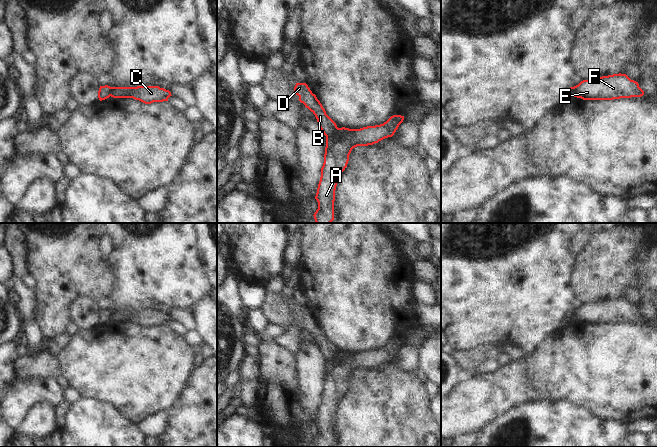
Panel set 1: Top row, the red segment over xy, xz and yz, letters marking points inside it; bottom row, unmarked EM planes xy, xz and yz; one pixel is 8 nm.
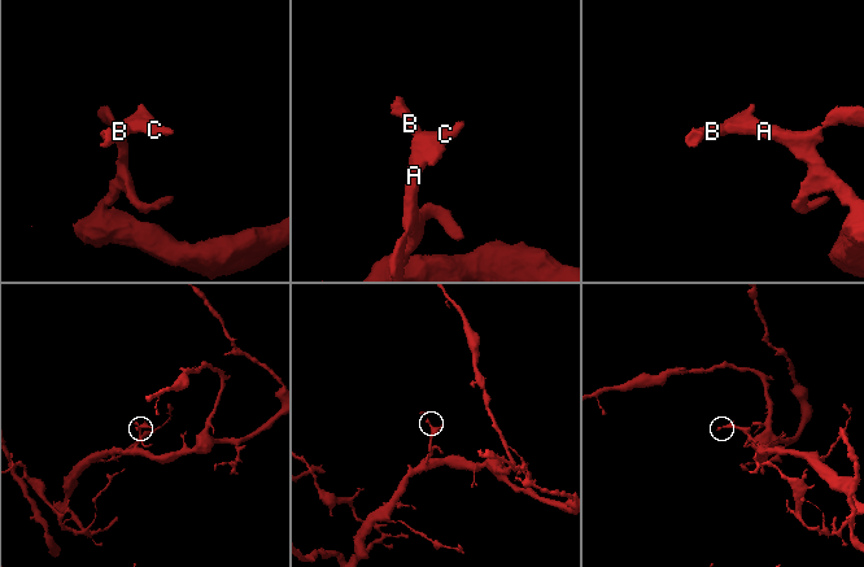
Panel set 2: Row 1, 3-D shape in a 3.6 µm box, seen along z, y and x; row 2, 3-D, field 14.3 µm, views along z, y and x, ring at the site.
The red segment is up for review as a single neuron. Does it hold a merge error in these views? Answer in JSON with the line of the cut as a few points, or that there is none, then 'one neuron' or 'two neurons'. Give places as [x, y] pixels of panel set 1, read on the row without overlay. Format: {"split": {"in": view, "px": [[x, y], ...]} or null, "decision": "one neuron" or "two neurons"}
{"split": {"in": "xz", "px": [[337, 351], [331, 358], [326, 360]]}, "decision": "two neurons"}

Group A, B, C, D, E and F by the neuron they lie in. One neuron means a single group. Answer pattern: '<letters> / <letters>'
A C E F / B D

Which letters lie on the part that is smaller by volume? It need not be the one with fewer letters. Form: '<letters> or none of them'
B, D

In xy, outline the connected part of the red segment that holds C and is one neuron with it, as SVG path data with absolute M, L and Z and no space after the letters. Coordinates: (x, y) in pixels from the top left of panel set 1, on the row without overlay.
M137 310L137 311L111 311L113 322L133 322L145 328L153 326L168 325L171 319L169 314L159 310Z

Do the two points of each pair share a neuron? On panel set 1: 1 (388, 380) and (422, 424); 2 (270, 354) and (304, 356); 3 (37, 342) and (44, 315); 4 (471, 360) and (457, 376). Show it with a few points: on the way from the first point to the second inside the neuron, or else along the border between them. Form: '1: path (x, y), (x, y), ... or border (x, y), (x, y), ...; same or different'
1: path (389, 391), (411, 413); same
2: border (293, 356), (296, 362), (298, 379); different
3: border (33, 320), (45, 340); different
4: border (453, 356), (466, 375); different

